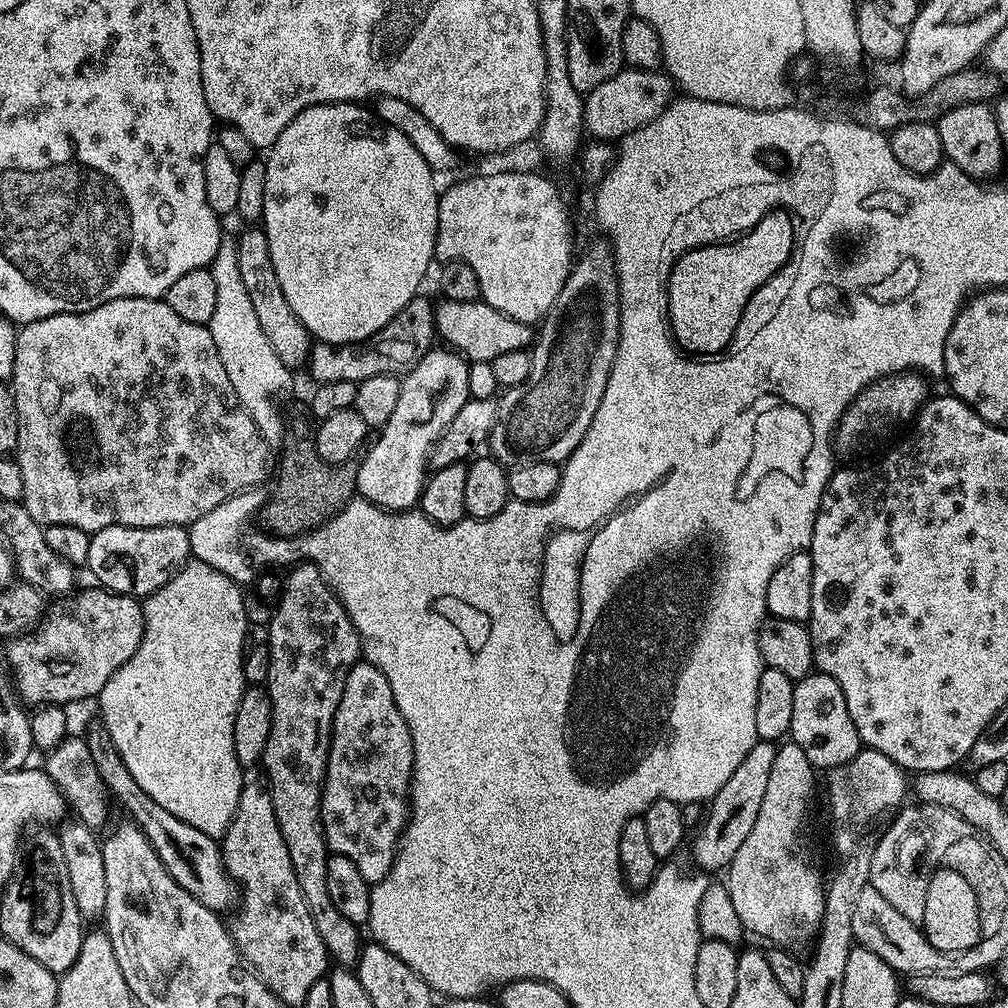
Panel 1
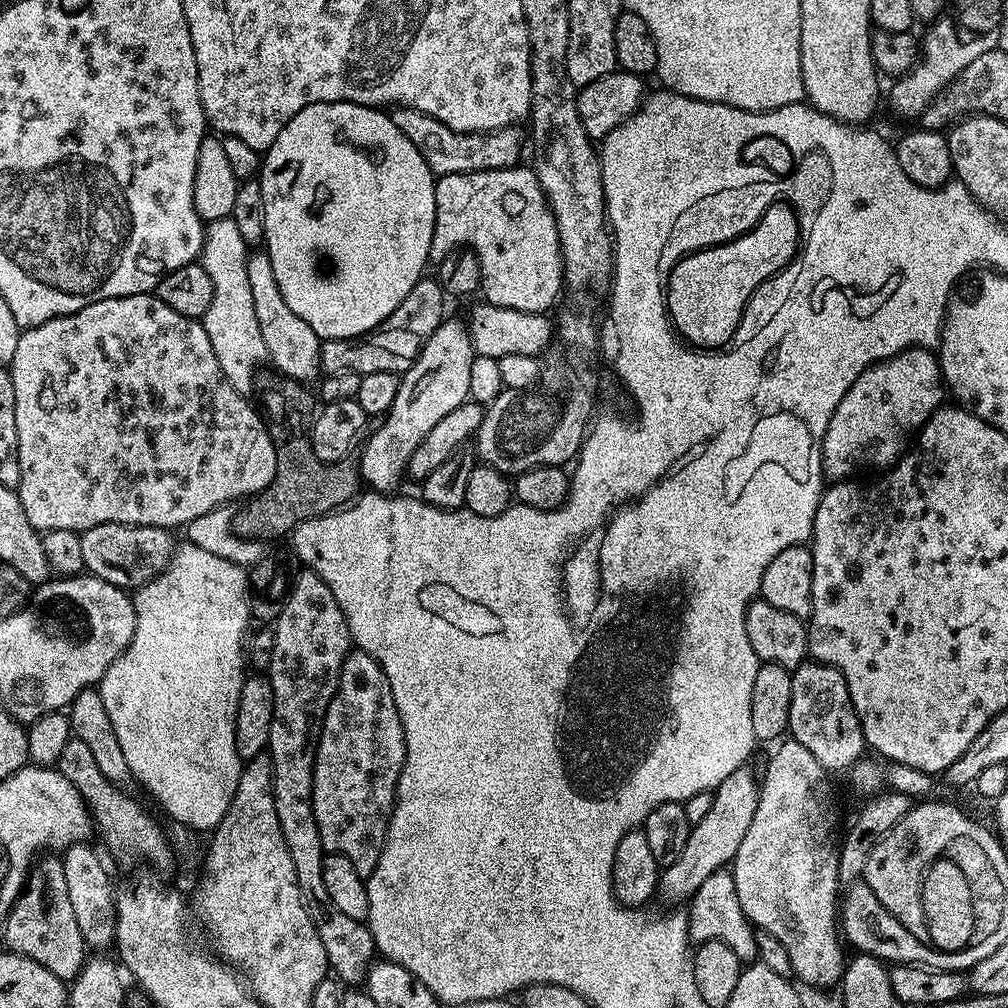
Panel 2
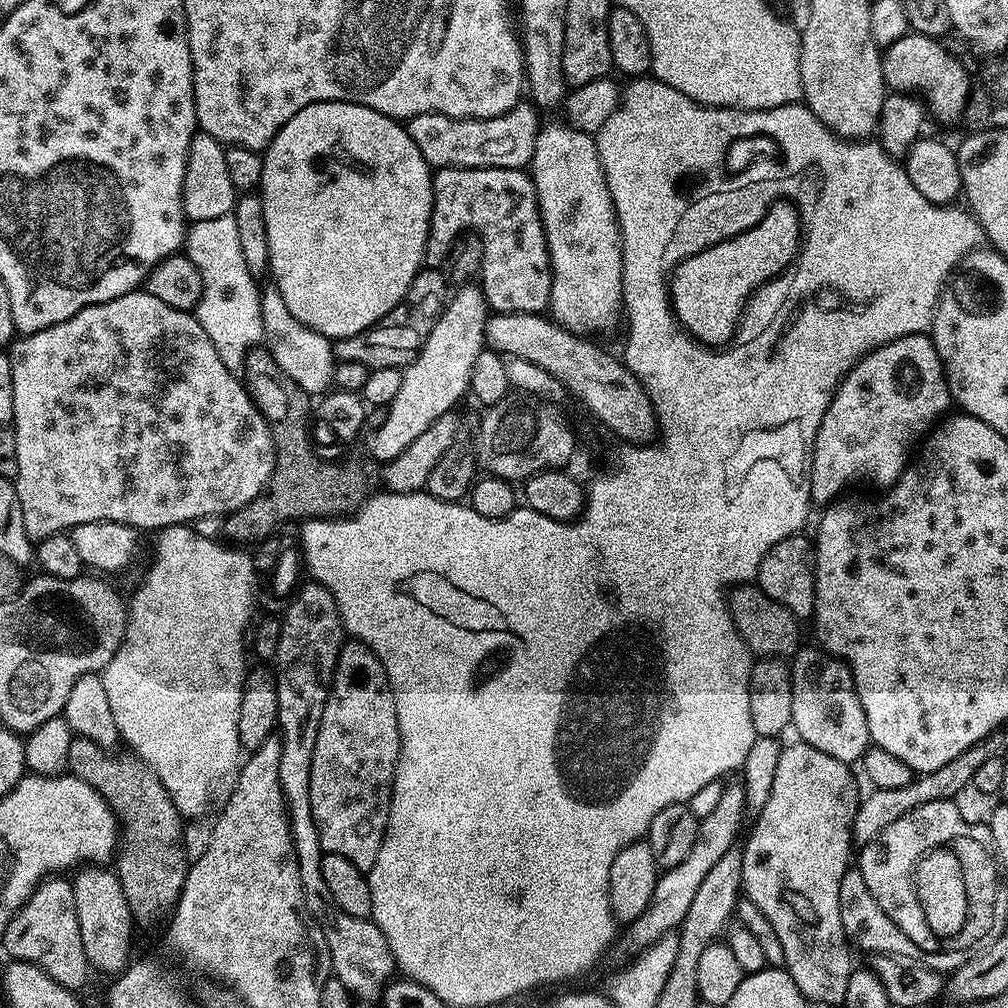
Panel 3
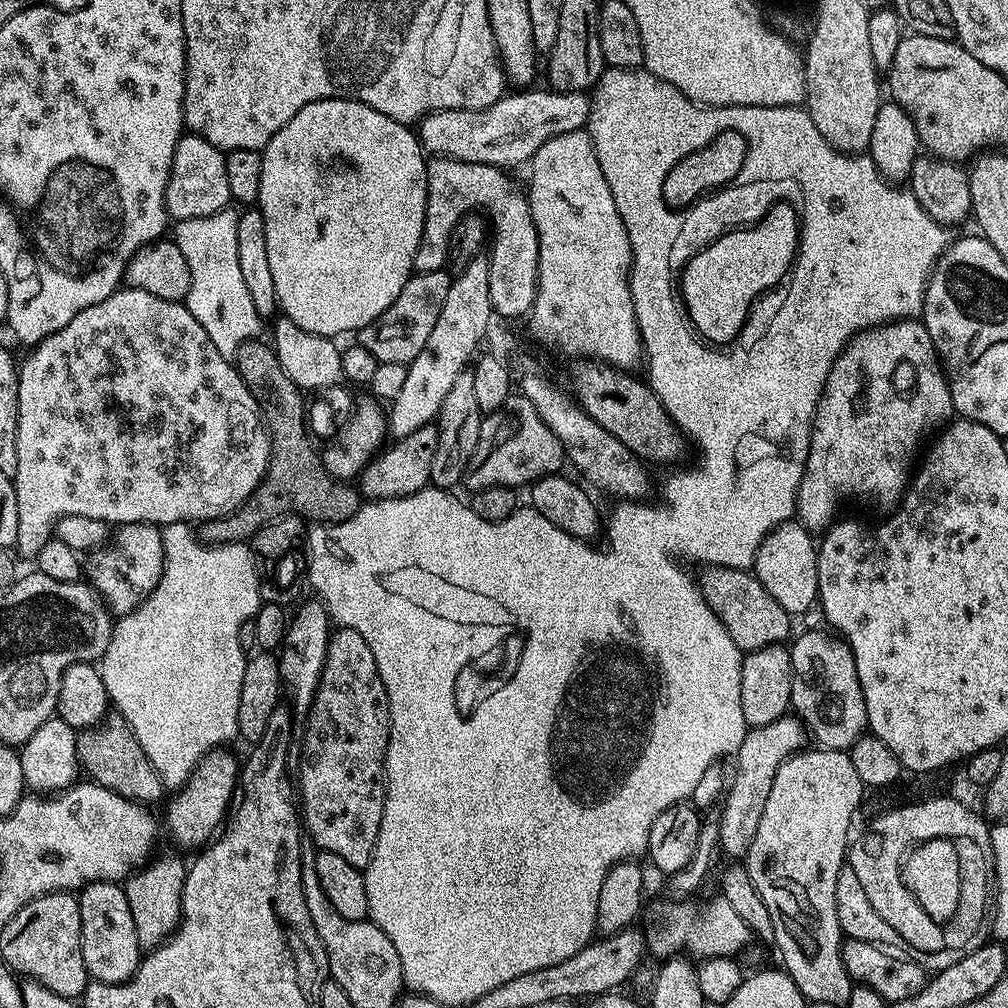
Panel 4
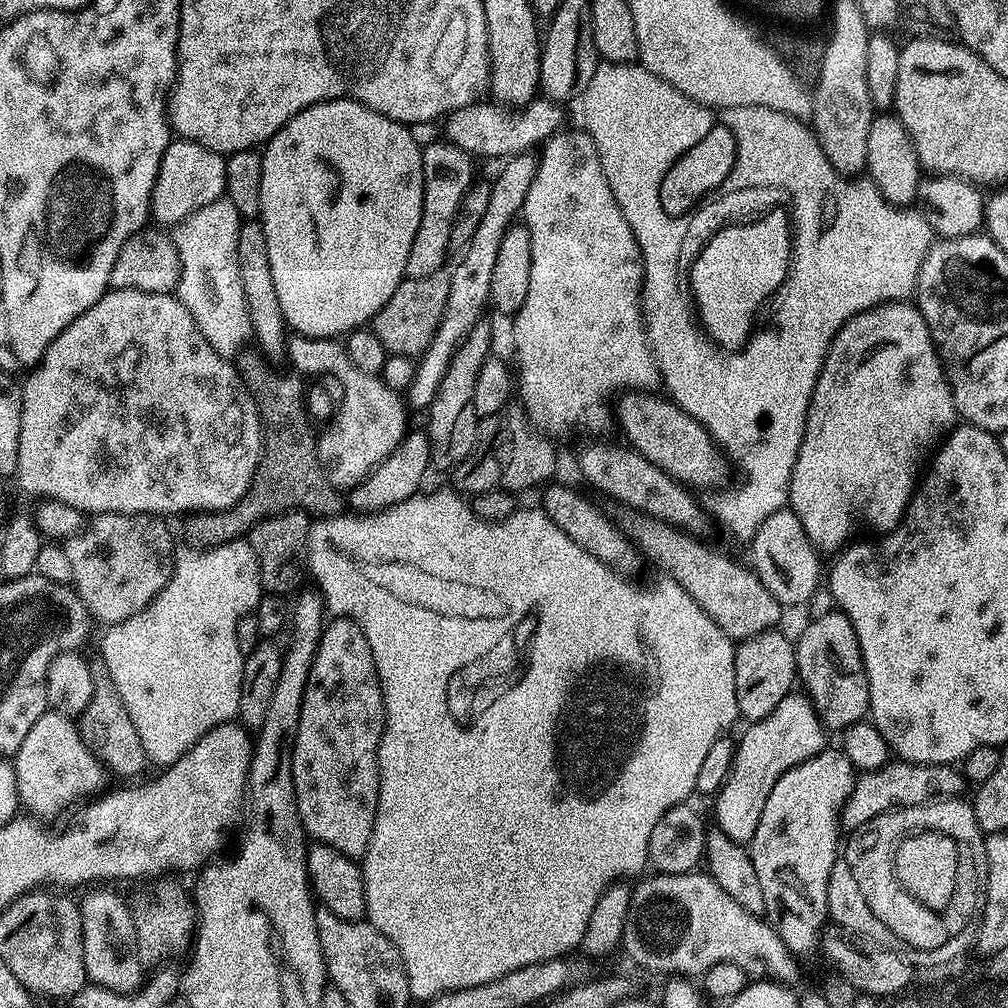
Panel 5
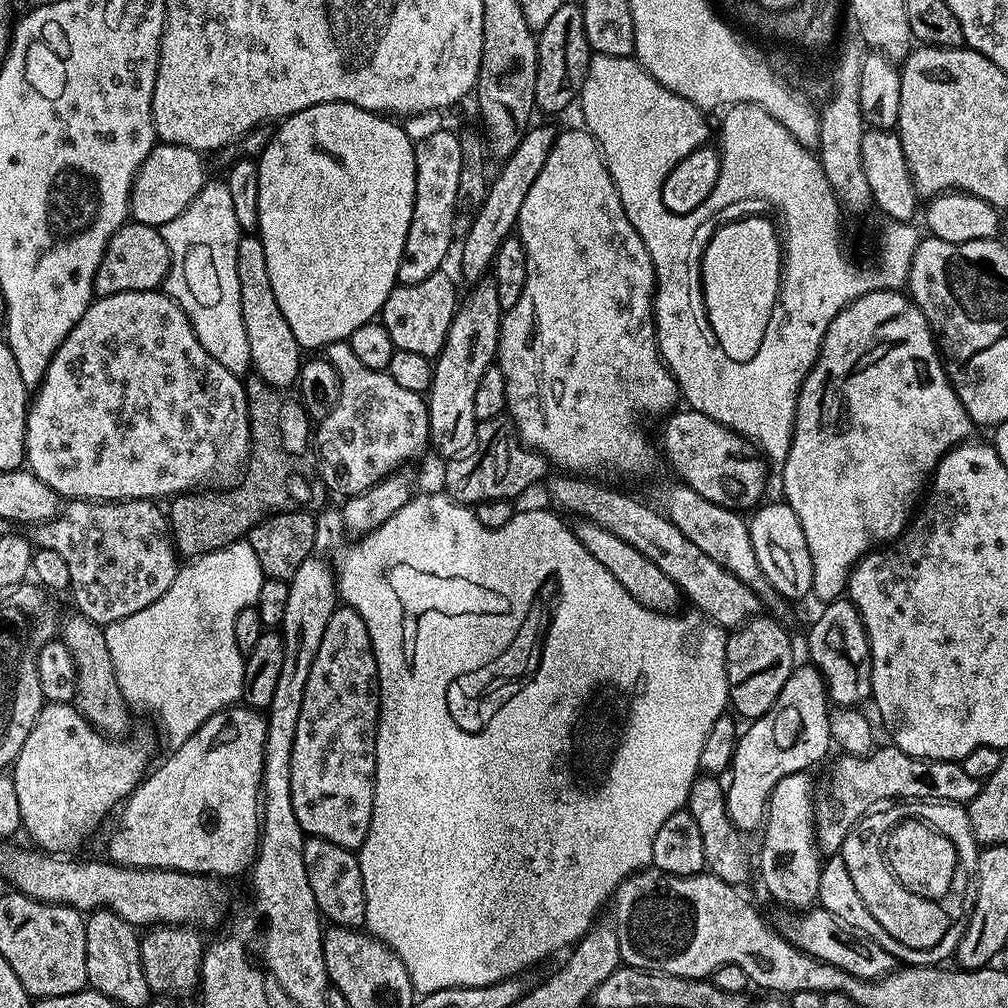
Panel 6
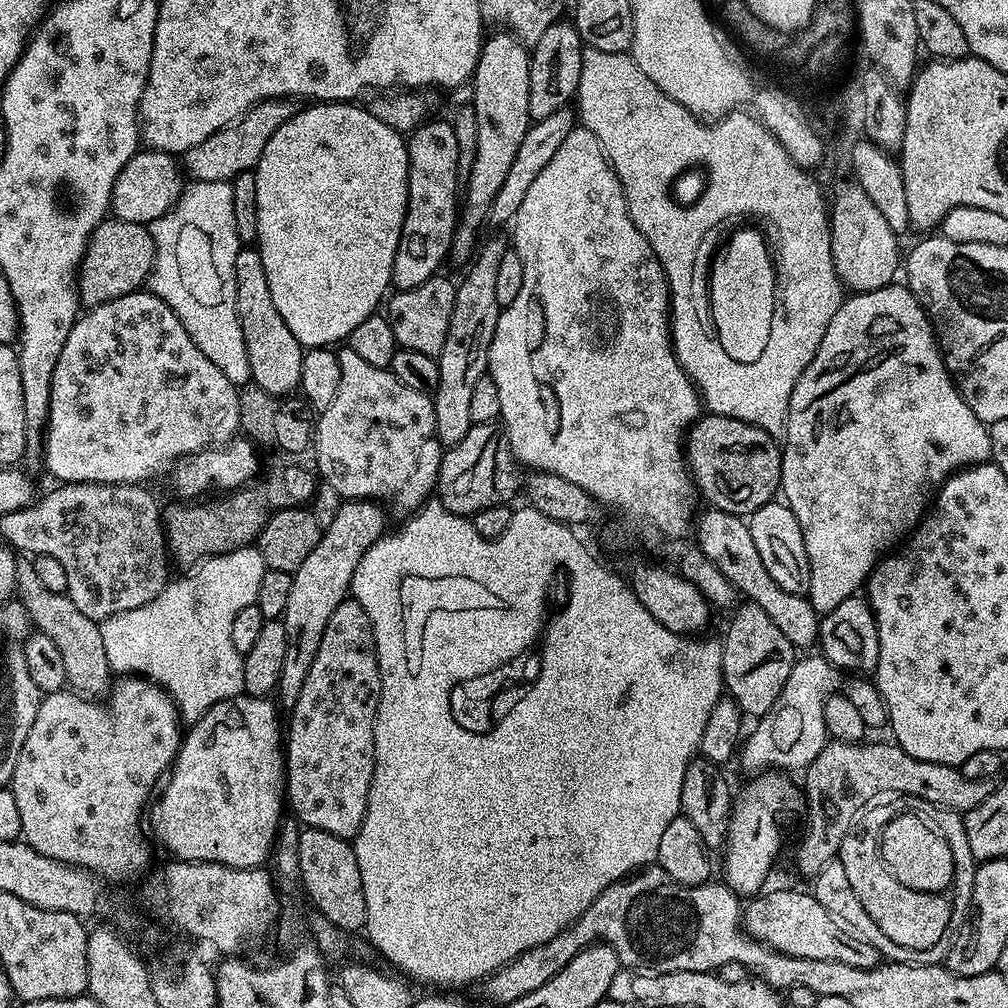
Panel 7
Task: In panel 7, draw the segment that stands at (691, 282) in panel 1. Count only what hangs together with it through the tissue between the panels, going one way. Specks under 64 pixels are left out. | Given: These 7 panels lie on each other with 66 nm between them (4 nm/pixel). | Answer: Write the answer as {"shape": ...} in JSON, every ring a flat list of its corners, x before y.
{"shape":[[740,228,724,245,715,249,712,266,708,273,708,305,712,307,712,321,716,327,716,336,722,342,722,350,734,358,734,362,744,362,746,354,752,348,752,340,763,342,770,334,774,322,776,305,776,265,774,252,764,241,764,236,756,228]]}

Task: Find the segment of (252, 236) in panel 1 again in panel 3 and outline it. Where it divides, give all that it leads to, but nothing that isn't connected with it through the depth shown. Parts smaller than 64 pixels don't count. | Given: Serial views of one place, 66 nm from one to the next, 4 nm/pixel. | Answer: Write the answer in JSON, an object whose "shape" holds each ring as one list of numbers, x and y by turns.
{"shape":[[275,286,265,287,261,291,260,305,263,347,267,348,274,362,278,362,278,366,282,366,282,370,286,370,286,374,290,374,290,378,294,378,294,382,298,382,298,386,302,386,305,392,323,393,332,384,332,370,337,363,333,341,298,322,298,318,286,310,286,302,282,302,282,294]]}

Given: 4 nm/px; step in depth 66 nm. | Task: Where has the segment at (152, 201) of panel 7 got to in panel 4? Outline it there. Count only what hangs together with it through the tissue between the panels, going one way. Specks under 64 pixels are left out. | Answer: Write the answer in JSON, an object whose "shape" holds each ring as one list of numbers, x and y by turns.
{"shape":[[185,133,174,150,172,177,168,179,168,214,179,222,196,217,209,217,231,203,230,186,227,185,226,154,212,143,197,136]]}

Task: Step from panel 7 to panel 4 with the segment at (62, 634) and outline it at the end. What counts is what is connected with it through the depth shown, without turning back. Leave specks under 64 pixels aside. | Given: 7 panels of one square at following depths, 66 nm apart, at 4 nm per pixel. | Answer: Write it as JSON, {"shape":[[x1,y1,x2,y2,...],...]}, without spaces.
{"shape":[[118,714,109,715,94,728,77,731,76,757,86,776,88,772,89,781,114,790,114,794,127,800,135,800,137,804,152,806,166,792,166,786,154,770,150,758,146,758,142,746,138,746,138,738,134,738,128,723]]}

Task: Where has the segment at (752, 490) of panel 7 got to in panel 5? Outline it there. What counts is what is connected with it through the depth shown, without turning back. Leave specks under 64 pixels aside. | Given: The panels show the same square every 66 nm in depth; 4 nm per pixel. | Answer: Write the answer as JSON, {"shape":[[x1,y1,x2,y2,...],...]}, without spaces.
{"shape":[[633,390,623,393,615,401,614,416,618,424,620,420,620,428,625,436,623,439,634,451,642,454,642,458,646,458,689,489,723,489,729,483,730,464,727,459,722,458,721,449,712,435,695,418,682,411,680,405,672,403,671,399,663,395,656,395,660,394]]}

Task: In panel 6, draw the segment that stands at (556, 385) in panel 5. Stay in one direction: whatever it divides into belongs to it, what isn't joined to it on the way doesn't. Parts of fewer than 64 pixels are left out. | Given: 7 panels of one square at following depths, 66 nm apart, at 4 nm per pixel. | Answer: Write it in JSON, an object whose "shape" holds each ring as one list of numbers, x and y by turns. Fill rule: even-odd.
{"shape":[[572,128,557,135,526,202,522,202,518,239,524,247,526,282,522,298,503,313,498,353,498,366,506,378,506,412,516,423,516,435,553,465,561,464,561,469,572,474,621,472,640,476,650,471,658,452,653,441,648,441,640,416,667,417,681,399,680,385,656,345,656,322,652,319,656,275,650,250,622,210,622,198,618,198,591,131],[550,352,556,354,556,378,552,376]]}

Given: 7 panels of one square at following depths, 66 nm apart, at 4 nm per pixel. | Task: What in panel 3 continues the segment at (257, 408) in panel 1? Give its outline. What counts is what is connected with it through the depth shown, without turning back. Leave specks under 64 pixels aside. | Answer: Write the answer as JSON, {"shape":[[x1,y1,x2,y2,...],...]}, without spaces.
{"shape":[[231,214,211,218,205,221,189,223,186,228,186,239,183,251,198,266,202,274,202,298,194,309,196,320,206,330,218,358,226,365,226,370,237,374,243,373,246,354,251,348,263,341,262,291,257,277,246,270,246,258,242,258,242,245,238,239,238,226]]}

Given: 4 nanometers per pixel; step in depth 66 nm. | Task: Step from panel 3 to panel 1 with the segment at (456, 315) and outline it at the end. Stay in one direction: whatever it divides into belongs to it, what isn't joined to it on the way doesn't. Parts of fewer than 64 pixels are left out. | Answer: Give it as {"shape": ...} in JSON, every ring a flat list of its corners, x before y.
{"shape":[[436,346,420,359,418,366,403,373,394,414,390,414,390,422,386,422,383,428,379,429,377,436,380,437,367,445,363,453,364,461,356,468,356,490,363,499,383,508,385,512,406,512,419,505,426,473,430,468,428,453,436,444,436,439,450,426,450,422,454,422,454,414,458,414,458,410,462,410,462,406,470,399,466,380,468,366,469,361,460,353,447,346]]}

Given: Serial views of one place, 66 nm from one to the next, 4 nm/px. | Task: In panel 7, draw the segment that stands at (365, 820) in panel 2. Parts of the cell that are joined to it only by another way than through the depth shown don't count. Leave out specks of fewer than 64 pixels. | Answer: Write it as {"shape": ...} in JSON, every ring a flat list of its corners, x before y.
{"shape":[[349,598,341,602,338,610,330,617,330,622,326,622,326,631,322,634,322,643,318,646,318,654,314,658,314,666,310,666,310,674,306,674,306,682,302,682,302,694,298,694,298,702,290,709,292,721,286,724,286,743,283,745,284,771,286,773,286,804,297,816,304,828,322,830,326,834,334,834,338,838,351,841,360,833,362,818,366,814,366,802,370,794,370,782,374,774,374,722,376,721,376,711,380,701,380,671,378,670,378,658,376,657,376,639,370,618,366,618,366,610,354,598]]}

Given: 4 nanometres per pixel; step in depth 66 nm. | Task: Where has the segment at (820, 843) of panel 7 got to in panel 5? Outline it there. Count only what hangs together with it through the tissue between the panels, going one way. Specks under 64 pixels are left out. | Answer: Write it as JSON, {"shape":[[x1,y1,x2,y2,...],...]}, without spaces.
{"shape":[[892,760,872,772,861,773,855,779,848,801,844,803,844,811,840,814,840,822,845,829,855,830,870,822,870,818,878,818,878,814,891,812,893,808,959,800,965,795,964,788,966,789,964,775,953,765,912,764,908,761]]}

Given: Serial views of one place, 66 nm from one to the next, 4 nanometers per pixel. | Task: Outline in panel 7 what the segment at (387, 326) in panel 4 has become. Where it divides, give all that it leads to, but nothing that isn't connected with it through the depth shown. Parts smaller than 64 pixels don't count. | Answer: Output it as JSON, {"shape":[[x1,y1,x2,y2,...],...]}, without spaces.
{"shape":[[435,274,423,282,422,286,414,286,405,292,397,291,392,294,396,296,387,297,386,315,390,322,390,330,394,330,394,338,399,347,419,350,421,354,439,357,442,346,446,342,446,330,450,330,450,314,454,314,456,297,456,284,442,275]]}

